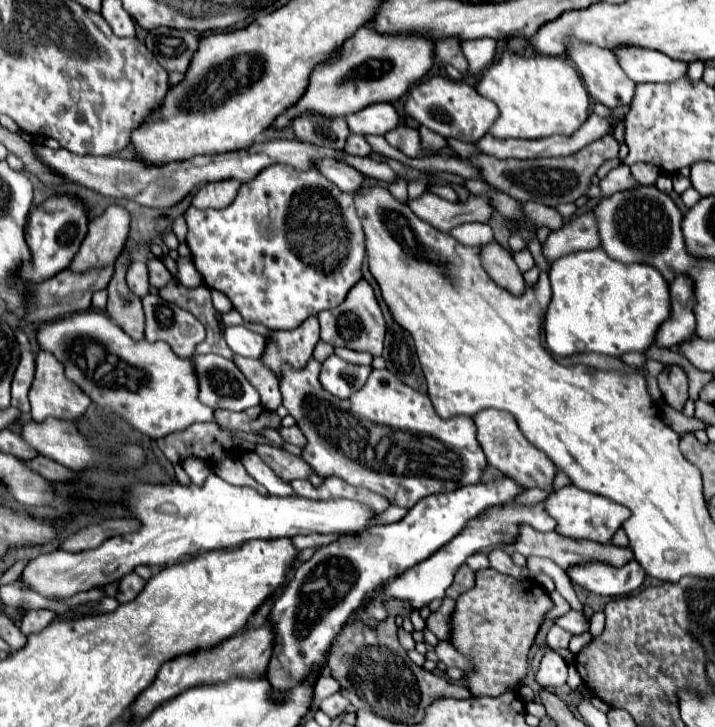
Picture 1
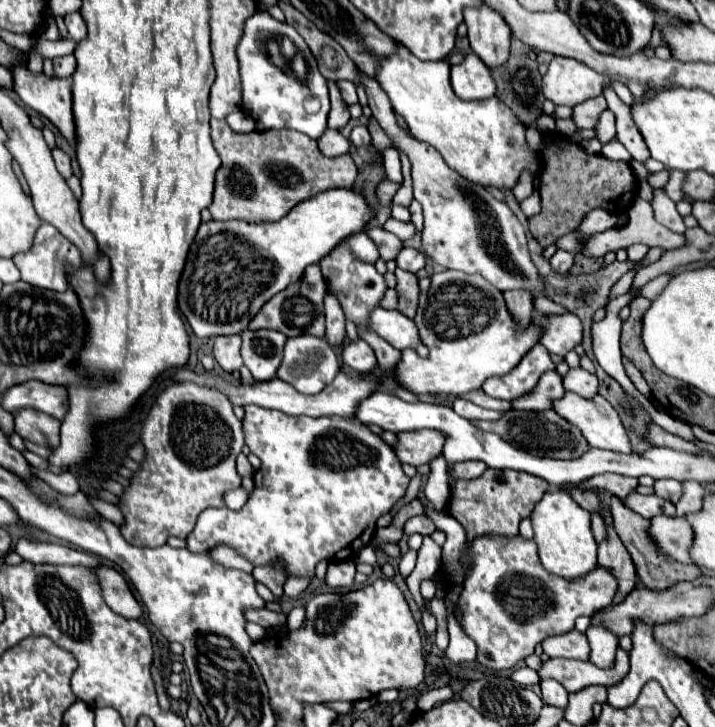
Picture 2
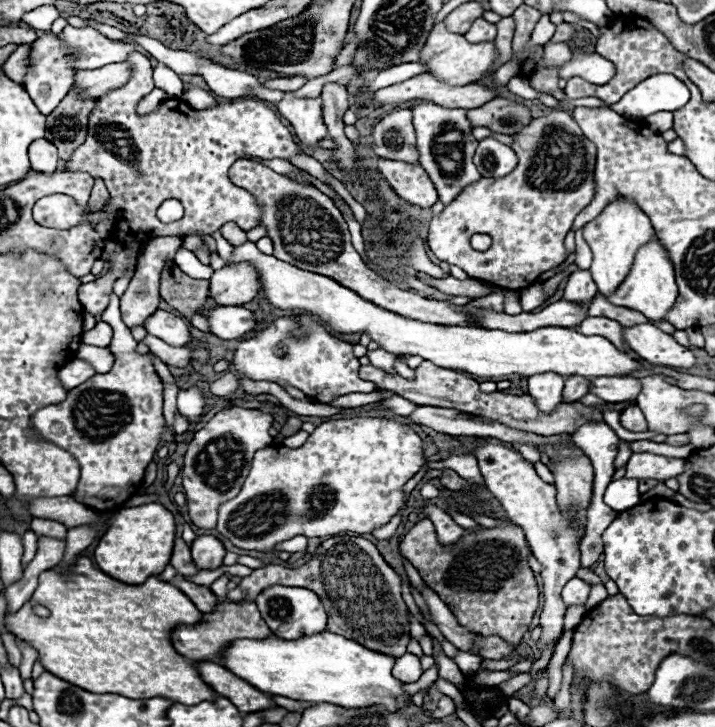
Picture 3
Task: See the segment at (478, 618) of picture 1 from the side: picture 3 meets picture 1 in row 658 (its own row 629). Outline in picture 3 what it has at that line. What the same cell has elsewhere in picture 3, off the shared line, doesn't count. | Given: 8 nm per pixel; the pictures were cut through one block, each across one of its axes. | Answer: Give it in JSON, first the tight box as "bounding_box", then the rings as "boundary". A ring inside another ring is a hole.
{"bounding_box":[400,520,540,644],"boundary":[[[420,520],[400,542],[400,554],[420,572],[422,580],[450,606],[460,626],[480,636],[500,636],[520,644],[540,604],[540,590],[528,566],[524,532],[506,520],[506,528],[484,528],[466,534],[450,552],[438,544],[430,520]]]}

